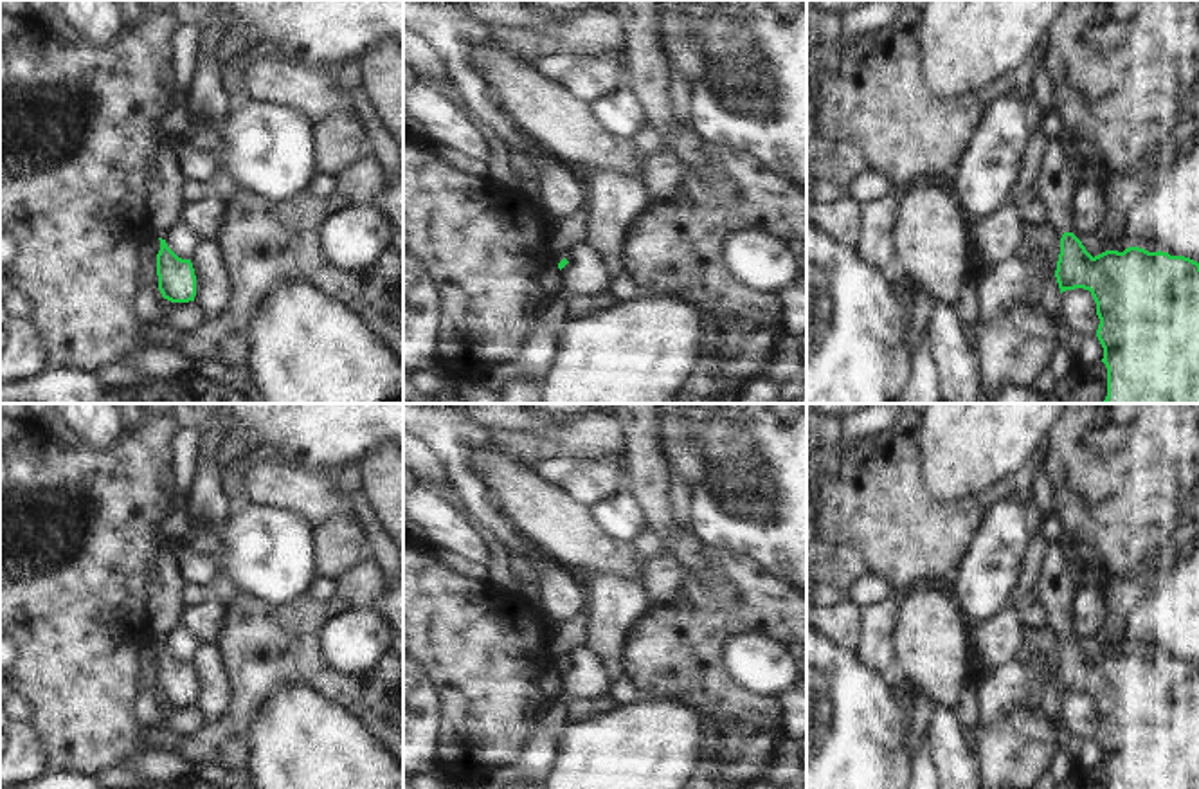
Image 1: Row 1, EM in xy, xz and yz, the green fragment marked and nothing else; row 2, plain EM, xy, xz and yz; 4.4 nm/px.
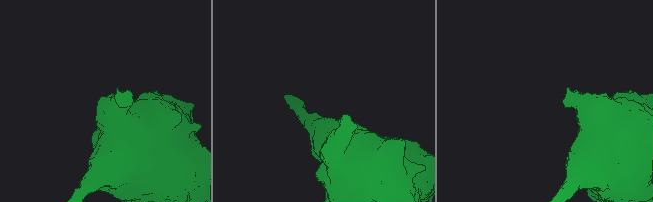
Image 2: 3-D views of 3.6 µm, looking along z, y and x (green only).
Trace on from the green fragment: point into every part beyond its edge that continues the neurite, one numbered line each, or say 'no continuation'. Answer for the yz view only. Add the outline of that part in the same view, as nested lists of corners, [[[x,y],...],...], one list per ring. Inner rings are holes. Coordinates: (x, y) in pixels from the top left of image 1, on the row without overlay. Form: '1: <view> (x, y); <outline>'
1: yz (1054, 589); [[[1050,540],[1050,546],[1042,553],[1042,560],[1035,564],[1028,585],[1035,591],[1035,602],[1046,609],[1046,627],[1055,632],[1059,641],[1062,641],[1064,636],[1075,638],[1073,607],[1077,593],[1057,540]]]

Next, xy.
1: xy (166, 597); [[[173,533],[155,555],[155,582],[148,585],[148,625],[151,639],[166,643],[171,630],[180,627],[185,607],[189,566],[184,560],[184,540]]]

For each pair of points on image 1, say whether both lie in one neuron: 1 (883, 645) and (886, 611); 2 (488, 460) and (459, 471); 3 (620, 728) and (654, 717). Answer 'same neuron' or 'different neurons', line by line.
1: same neuron
2: different neurons
3: same neuron

